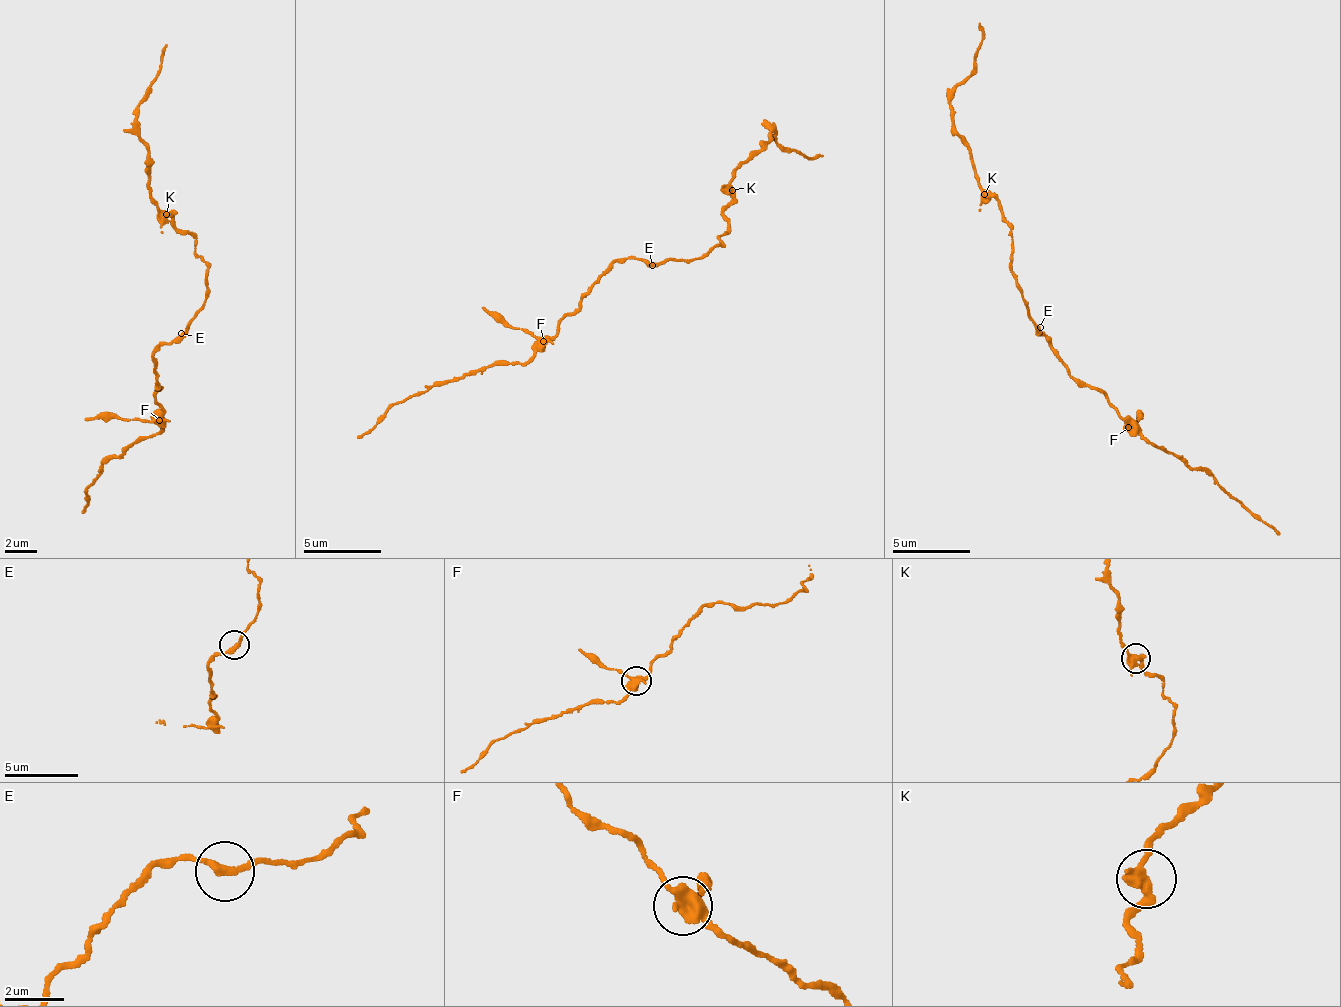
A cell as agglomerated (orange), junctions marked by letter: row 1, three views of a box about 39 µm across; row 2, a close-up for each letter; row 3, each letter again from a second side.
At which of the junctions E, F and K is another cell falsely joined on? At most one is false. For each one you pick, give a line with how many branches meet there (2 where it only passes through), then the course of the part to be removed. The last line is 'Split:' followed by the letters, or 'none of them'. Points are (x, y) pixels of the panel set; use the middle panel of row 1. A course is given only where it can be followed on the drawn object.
F: branches 3; course (544, 342), (494, 320), (482, 308)
Split: F

